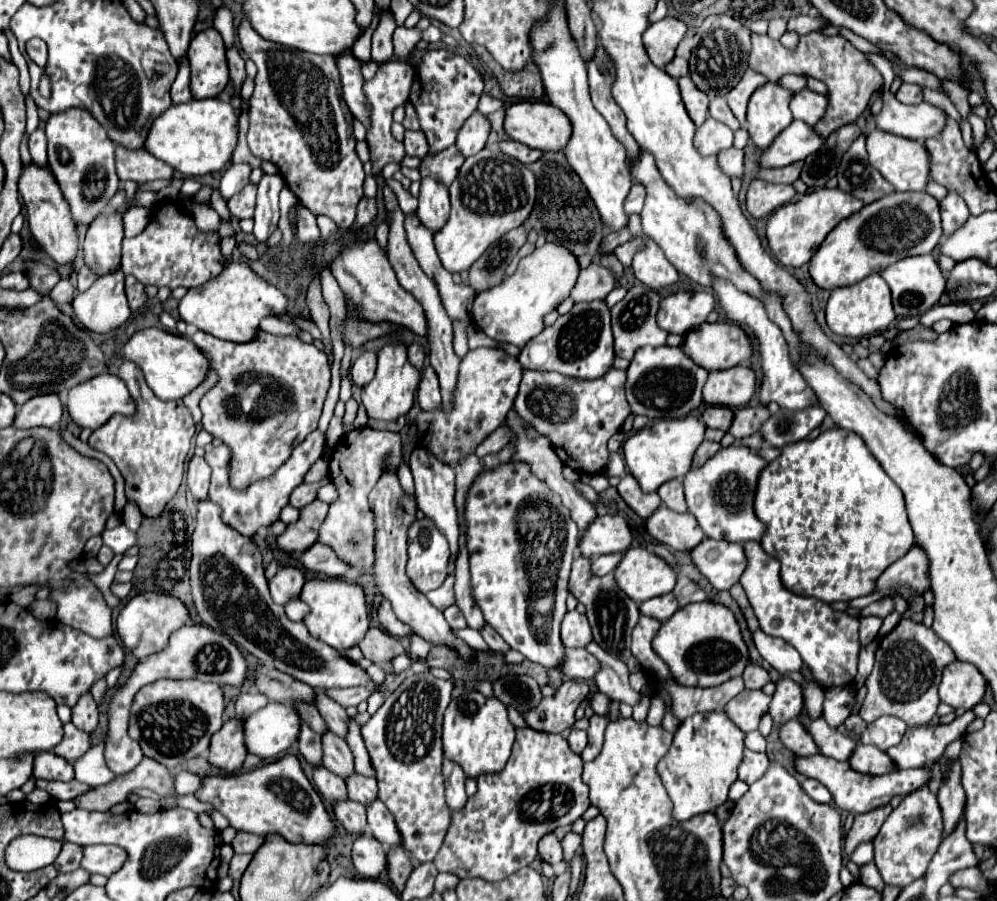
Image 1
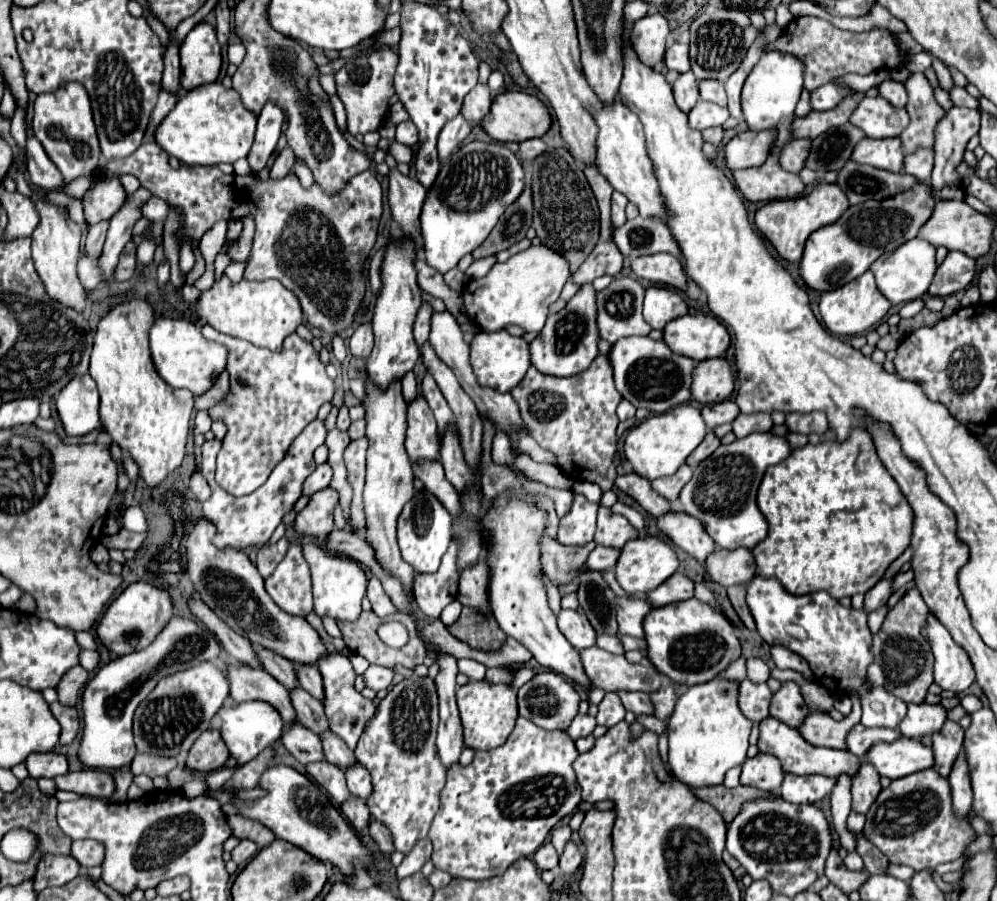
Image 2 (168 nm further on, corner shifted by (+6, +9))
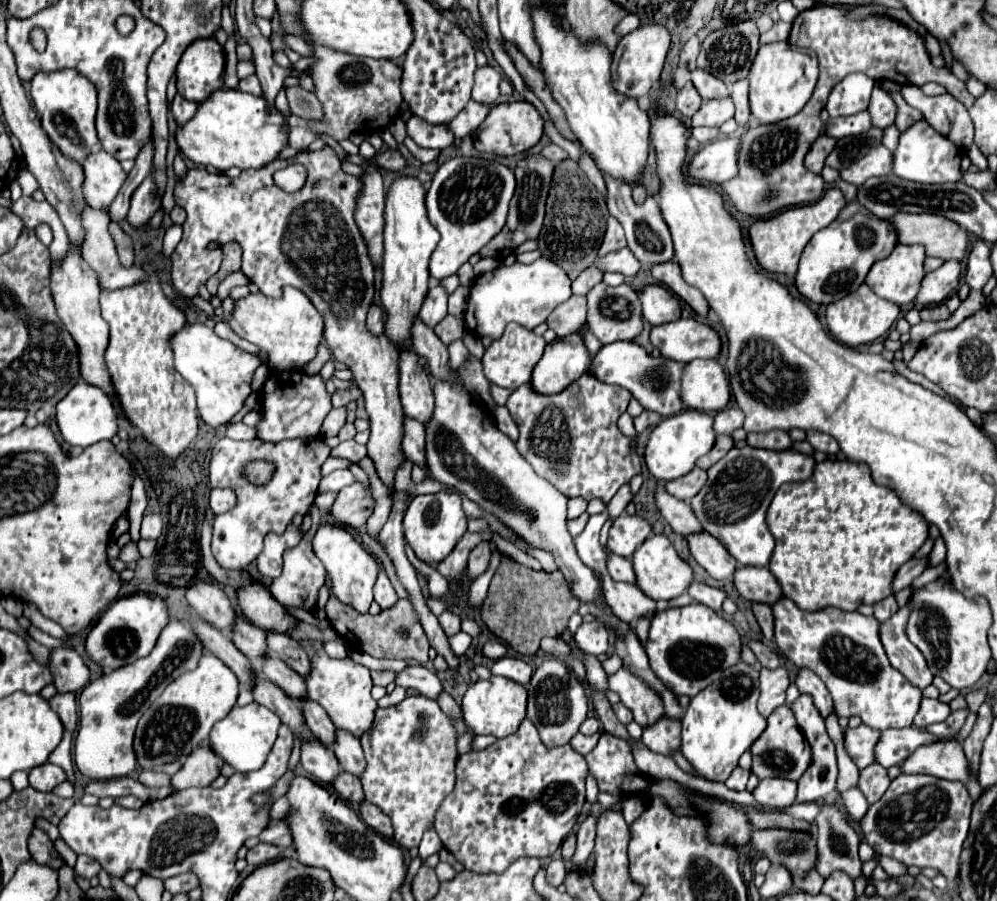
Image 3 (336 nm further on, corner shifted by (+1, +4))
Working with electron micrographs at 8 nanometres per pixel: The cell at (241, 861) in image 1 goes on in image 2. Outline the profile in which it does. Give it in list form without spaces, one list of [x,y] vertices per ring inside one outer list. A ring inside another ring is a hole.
[[[242,840],[242,842],[232,850],[232,860],[234,860],[238,866],[242,866],[242,864],[250,862],[256,852],[258,852],[258,846],[256,846],[254,842]]]

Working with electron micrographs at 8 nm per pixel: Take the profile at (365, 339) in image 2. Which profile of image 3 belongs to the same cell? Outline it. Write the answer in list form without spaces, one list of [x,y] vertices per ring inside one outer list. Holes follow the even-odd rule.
[[[371,303],[369,315],[367,315],[367,329],[371,333],[383,333],[383,307],[377,303]]]

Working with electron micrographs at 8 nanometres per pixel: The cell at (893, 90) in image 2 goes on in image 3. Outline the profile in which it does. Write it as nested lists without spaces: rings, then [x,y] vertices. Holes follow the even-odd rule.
[[[879,87],[873,89],[871,93],[871,103],[867,107],[869,115],[871,115],[871,125],[885,129],[895,121],[895,103],[893,99]]]

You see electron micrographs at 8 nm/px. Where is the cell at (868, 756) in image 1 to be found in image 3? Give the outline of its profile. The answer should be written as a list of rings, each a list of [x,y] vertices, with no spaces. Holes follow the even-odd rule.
[[[947,741],[947,743],[931,743],[927,747],[919,747],[903,765],[903,773],[923,773],[943,779],[947,775],[949,781],[961,781],[973,799],[979,799],[981,785],[977,777],[971,773],[969,761],[963,753],[961,743]]]

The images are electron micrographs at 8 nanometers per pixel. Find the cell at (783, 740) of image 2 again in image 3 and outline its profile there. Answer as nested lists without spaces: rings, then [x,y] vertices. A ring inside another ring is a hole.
[[[781,705],[777,707],[769,719],[767,719],[767,729],[763,731],[763,735],[751,745],[751,755],[753,755],[753,765],[751,771],[759,777],[759,779],[771,779],[771,777],[781,777],[781,779],[791,779],[797,781],[805,769],[811,765],[811,749],[807,739],[803,737],[793,711],[789,705]]]

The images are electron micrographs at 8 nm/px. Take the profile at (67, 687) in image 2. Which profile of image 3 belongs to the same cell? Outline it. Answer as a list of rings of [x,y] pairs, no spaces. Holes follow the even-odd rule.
[[[57,647],[49,657],[51,675],[57,691],[75,691],[79,693],[89,681],[89,669],[81,655],[71,647]]]

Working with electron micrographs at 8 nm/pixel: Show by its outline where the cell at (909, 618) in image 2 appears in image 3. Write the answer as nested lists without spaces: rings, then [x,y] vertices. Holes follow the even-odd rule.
[[[909,605],[901,607],[899,613],[881,623],[881,643],[887,651],[891,665],[899,669],[915,687],[925,689],[933,681],[933,675],[921,651],[905,635],[907,615],[909,615]]]

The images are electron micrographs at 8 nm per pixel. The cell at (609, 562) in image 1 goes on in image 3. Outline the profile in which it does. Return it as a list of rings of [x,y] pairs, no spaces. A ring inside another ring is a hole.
[[[609,555],[609,573],[615,581],[625,581],[625,583],[635,583],[635,571],[631,559],[619,557],[619,555]]]

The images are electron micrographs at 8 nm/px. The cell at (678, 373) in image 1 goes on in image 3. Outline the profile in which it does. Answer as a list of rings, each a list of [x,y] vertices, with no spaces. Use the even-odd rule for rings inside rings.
[[[633,341],[627,343],[611,343],[611,345],[603,345],[591,359],[589,365],[589,373],[593,373],[599,381],[603,383],[611,383],[611,385],[619,385],[625,387],[627,391],[631,391],[631,395],[649,411],[657,411],[663,417],[675,415],[679,411],[683,411],[683,401],[679,399],[679,385],[681,385],[681,373],[683,373],[681,363],[675,363],[671,359],[663,359],[663,357],[651,357],[643,351],[643,347],[639,347]]]

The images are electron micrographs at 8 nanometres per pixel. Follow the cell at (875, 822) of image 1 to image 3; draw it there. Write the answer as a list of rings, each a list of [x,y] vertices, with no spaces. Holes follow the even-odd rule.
[[[881,765],[865,767],[859,775],[859,789],[865,793],[869,805],[873,805],[889,787],[891,779],[887,775],[887,769]]]

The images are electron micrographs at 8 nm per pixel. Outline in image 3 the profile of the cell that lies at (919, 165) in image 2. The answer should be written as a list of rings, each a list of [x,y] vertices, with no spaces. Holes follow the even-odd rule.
[[[925,119],[915,121],[907,127],[901,137],[899,145],[893,151],[893,173],[901,179],[915,181],[915,183],[949,183],[961,179],[959,163],[961,163],[961,147],[951,143],[945,135],[935,131]]]

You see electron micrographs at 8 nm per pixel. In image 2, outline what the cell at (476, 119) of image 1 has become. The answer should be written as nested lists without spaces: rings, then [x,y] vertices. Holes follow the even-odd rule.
[[[476,84],[474,90],[468,92],[468,96],[464,98],[462,104],[462,116],[472,124],[478,126],[482,122],[482,118],[490,112],[490,88],[486,84]]]

